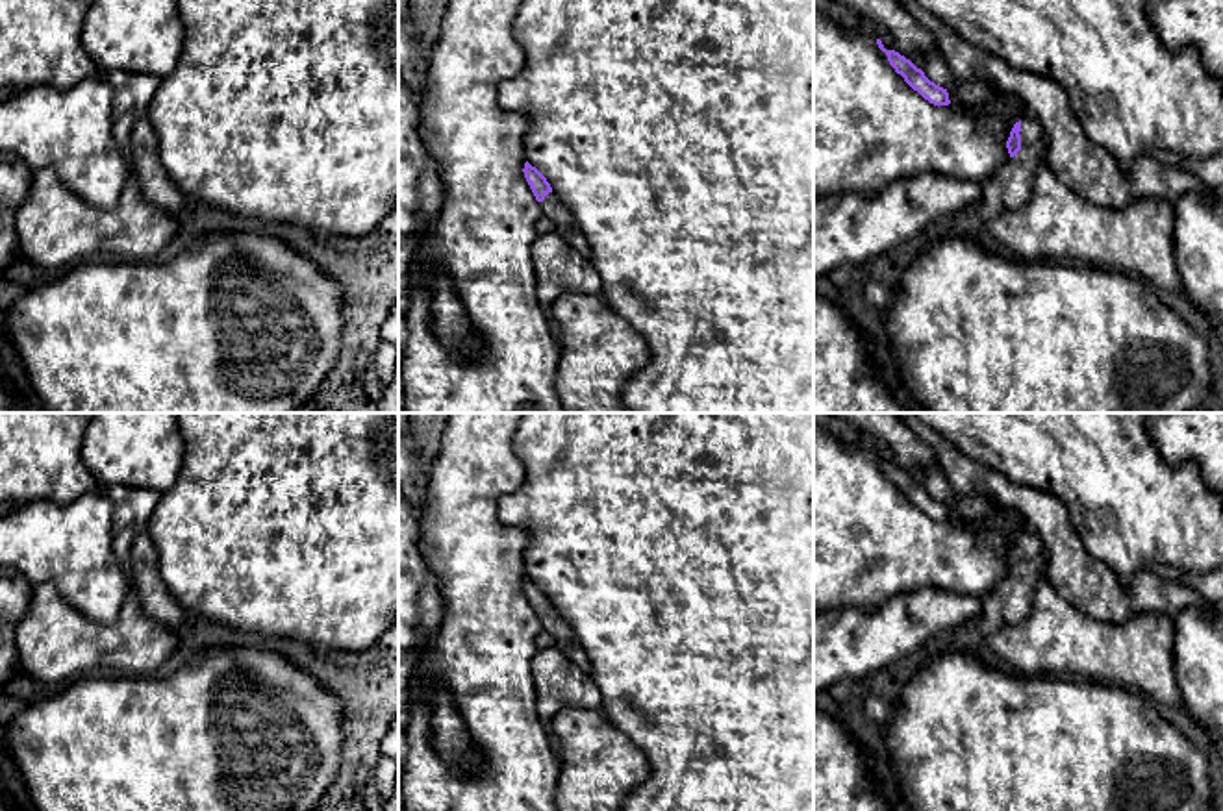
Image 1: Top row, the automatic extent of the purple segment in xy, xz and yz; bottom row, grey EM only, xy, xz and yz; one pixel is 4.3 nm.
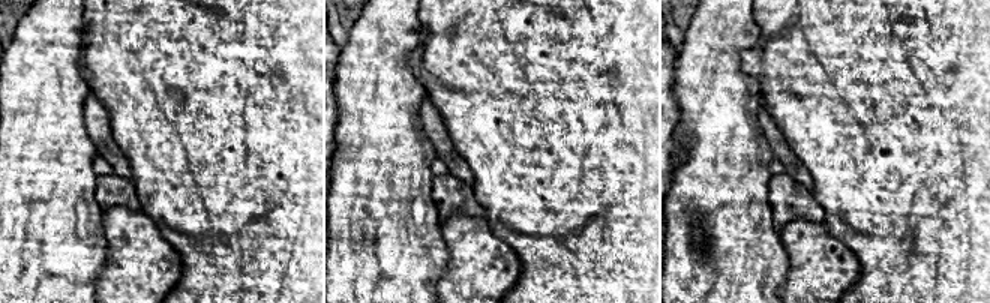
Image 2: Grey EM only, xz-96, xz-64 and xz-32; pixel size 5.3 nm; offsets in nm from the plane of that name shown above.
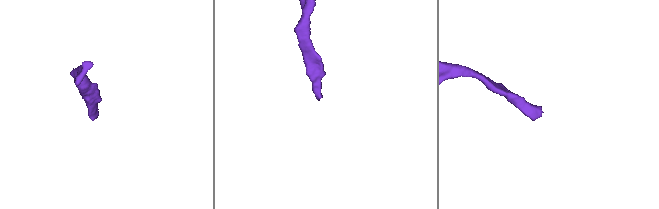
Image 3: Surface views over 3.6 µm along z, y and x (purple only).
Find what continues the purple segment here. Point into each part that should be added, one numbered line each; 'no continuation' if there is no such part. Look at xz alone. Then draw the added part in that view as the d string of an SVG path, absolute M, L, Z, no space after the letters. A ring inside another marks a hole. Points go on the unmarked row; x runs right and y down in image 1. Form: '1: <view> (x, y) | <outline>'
1: xz (566, 641) | M552 605L545 611L541 618L543 631L550 633L554 637L554 646L565 654L571 661L574 661L584 672L589 674L591 667L587 661L587 654L578 641L574 630L571 624L558 613L558 609Z

